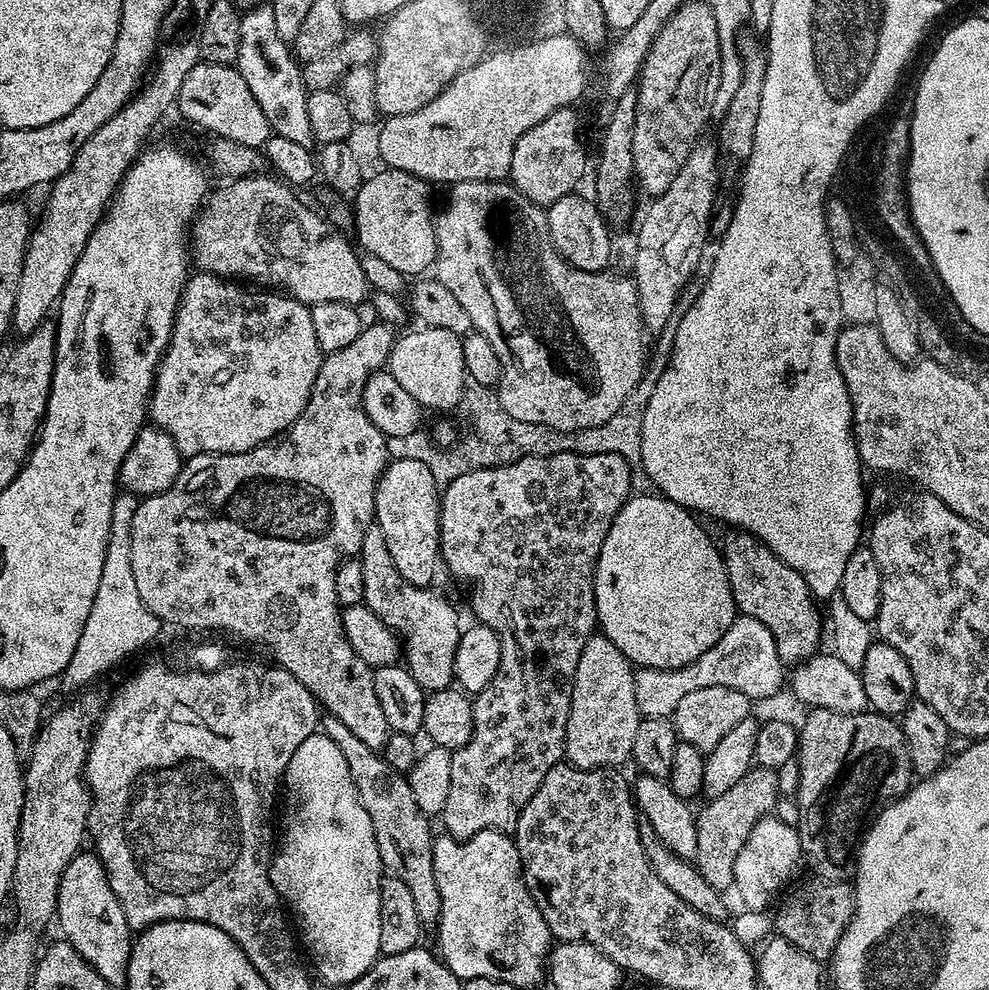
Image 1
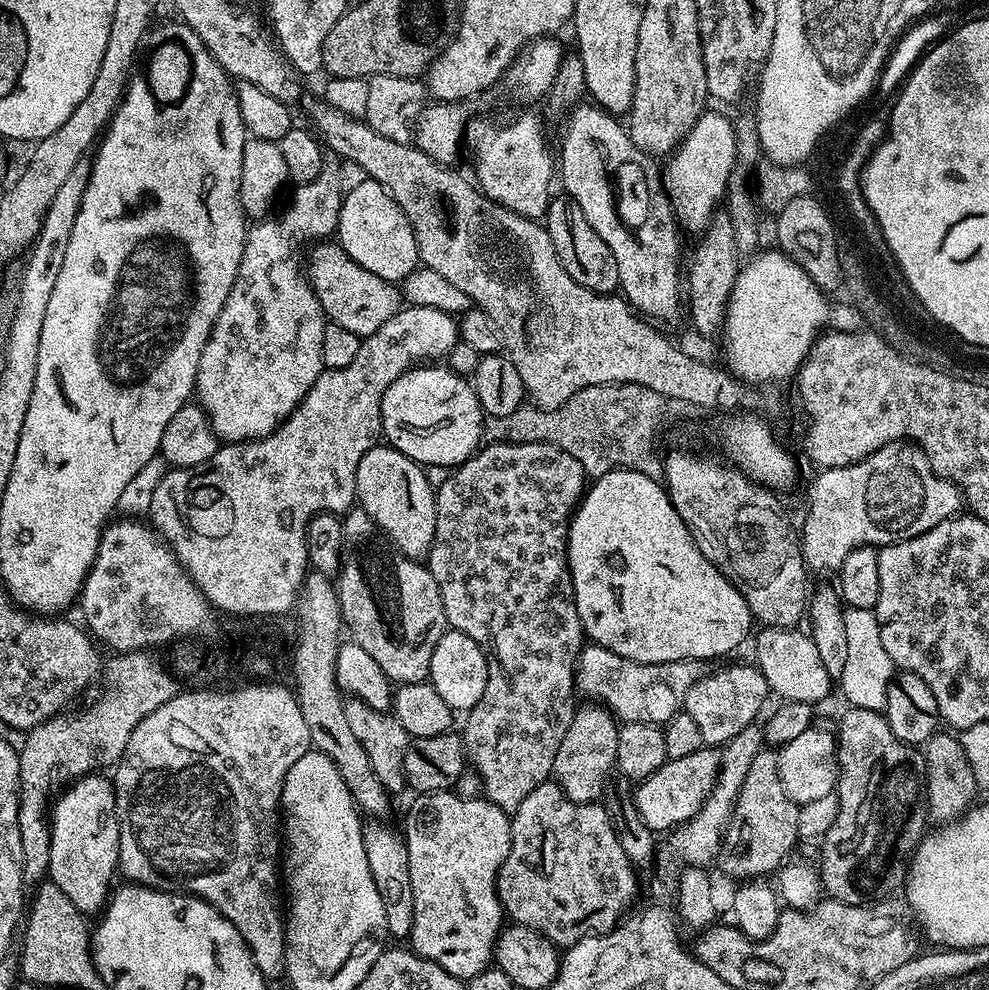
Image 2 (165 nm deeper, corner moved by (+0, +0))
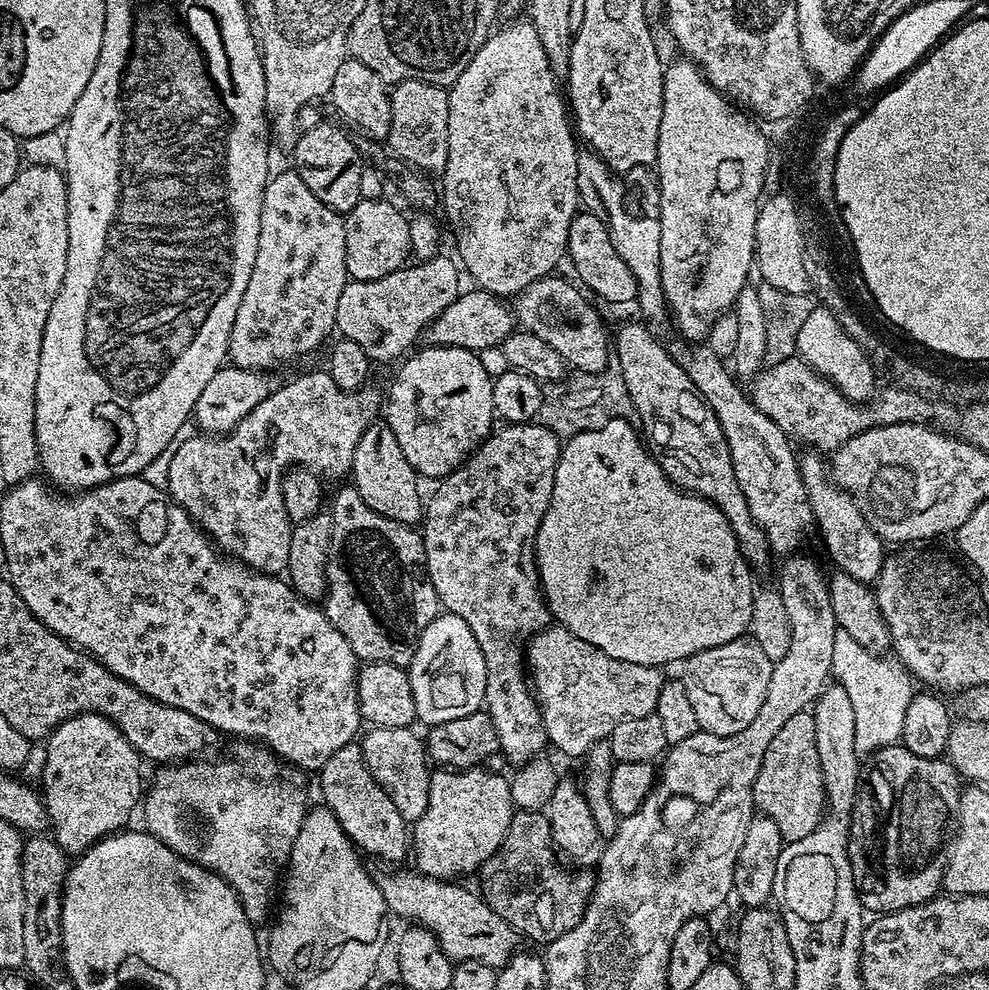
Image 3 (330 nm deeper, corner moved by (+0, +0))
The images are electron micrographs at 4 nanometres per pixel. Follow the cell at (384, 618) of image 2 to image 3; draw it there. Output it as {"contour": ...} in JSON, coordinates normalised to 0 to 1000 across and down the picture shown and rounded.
{"contour":[[[351,492],[346,494],[337,505],[336,502],[334,505],[338,539],[336,540],[336,549],[332,553],[332,597],[326,607],[326,613],[330,624],[338,632],[338,636],[342,636],[342,640],[346,640],[346,644],[350,644],[350,648],[354,648],[354,657],[358,657],[361,668],[374,671],[378,669],[394,669],[398,673],[412,676],[414,669],[419,665],[419,657],[423,653],[427,636],[431,636],[431,632],[435,632],[435,628],[439,628],[439,624],[445,621],[447,617],[443,600],[433,583],[431,560],[429,559],[429,542],[420,532],[406,527],[398,527],[394,523],[374,515],[374,511],[370,511],[370,507],[366,507],[366,499],[362,499],[360,492]]]}

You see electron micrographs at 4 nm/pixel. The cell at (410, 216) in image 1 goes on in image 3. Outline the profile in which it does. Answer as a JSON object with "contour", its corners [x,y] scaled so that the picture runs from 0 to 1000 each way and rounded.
{"contour":[[[391,201],[363,202],[348,218],[348,231],[350,232],[350,273],[357,283],[377,283],[390,281],[390,277],[401,275],[410,270],[415,259],[416,242],[413,235],[414,219],[408,219],[396,206],[391,206]]]}

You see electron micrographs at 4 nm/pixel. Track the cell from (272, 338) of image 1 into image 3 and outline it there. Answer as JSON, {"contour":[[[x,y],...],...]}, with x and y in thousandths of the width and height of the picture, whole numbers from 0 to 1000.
{"contour":[[[272,192],[267,195],[261,257],[257,261],[257,273],[253,277],[249,297],[245,297],[241,317],[237,317],[237,329],[233,333],[231,359],[238,371],[279,374],[282,368],[291,368],[317,355],[332,338],[337,338],[342,301],[346,301],[346,293],[354,282],[350,273],[348,218],[334,212],[330,204],[322,204],[317,196],[302,193]]]}

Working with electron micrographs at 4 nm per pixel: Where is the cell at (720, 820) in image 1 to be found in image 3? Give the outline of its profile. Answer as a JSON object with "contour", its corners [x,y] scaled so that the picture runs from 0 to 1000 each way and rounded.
{"contour":[[[820,718],[803,721],[803,725],[797,726],[791,737],[783,741],[783,749],[775,754],[775,762],[762,790],[760,811],[786,832],[791,846],[798,853],[807,851],[807,846],[815,846],[815,842],[819,842],[829,832],[835,819],[835,809]]]}

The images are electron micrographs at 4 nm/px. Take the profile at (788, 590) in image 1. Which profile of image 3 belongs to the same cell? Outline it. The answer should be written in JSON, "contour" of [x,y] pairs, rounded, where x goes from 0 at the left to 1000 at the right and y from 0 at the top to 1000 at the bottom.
{"contour":[[[631,327],[621,335],[621,364],[632,384],[642,423],[676,485],[685,493],[726,511],[738,527],[753,566],[761,575],[775,573],[783,557],[758,517],[758,507],[754,507],[746,483],[742,483],[734,438],[730,438],[722,414],[708,401],[694,374],[675,357],[672,344],[667,344],[651,327]]]}

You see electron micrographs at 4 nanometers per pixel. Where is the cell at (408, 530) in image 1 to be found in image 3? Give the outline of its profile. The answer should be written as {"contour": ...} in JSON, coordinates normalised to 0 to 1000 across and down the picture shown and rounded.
{"contour":[[[378,426],[370,438],[366,438],[362,455],[358,455],[354,485],[374,515],[414,531],[426,528],[430,510],[427,501],[425,505],[425,493],[421,490],[423,478],[417,474],[415,467],[411,467],[411,459],[406,459],[406,451],[402,451],[402,442],[398,442],[398,434],[394,434],[391,427]]]}

